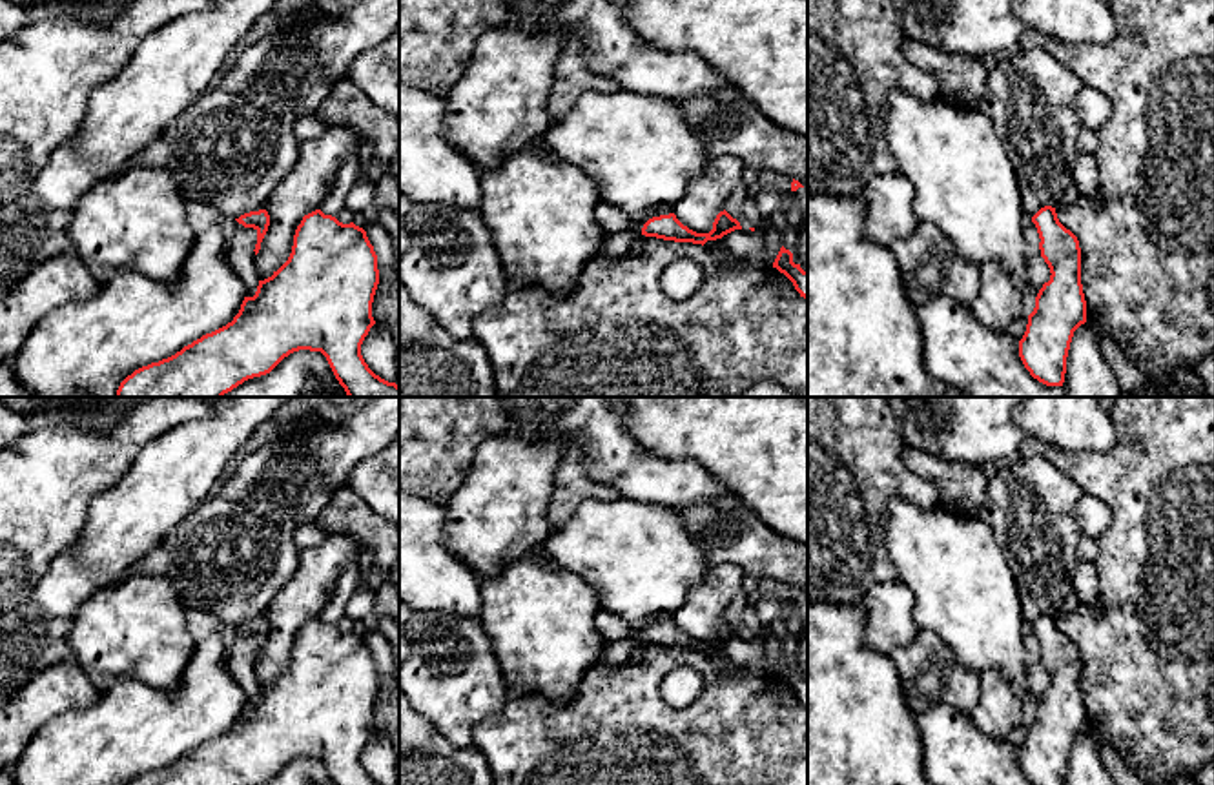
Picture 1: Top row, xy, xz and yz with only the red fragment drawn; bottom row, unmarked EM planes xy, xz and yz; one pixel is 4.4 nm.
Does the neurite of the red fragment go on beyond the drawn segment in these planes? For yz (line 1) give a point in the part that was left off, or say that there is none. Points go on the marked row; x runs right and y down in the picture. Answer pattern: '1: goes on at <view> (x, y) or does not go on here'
1: does not go on here

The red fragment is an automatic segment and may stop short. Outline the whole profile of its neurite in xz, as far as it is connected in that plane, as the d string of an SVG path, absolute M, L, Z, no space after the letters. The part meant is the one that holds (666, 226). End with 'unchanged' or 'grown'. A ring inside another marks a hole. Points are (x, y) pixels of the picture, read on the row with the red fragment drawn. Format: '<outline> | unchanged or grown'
M724 209L716 215L709 233L696 233L684 226L674 213L669 213L649 219L642 228L642 235L704 246L707 240L722 239L735 229L742 229L740 222Z | unchanged

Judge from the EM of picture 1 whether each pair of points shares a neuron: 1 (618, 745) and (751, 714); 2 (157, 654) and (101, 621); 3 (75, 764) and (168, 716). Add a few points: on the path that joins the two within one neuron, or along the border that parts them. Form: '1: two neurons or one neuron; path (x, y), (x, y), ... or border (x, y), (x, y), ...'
1: one neuron; path (651, 745), (719, 745)
2: one neuron; path (143, 640), (133, 631), (115, 631)
3: one neuron; path (99, 753), (128, 731), (144, 729)

